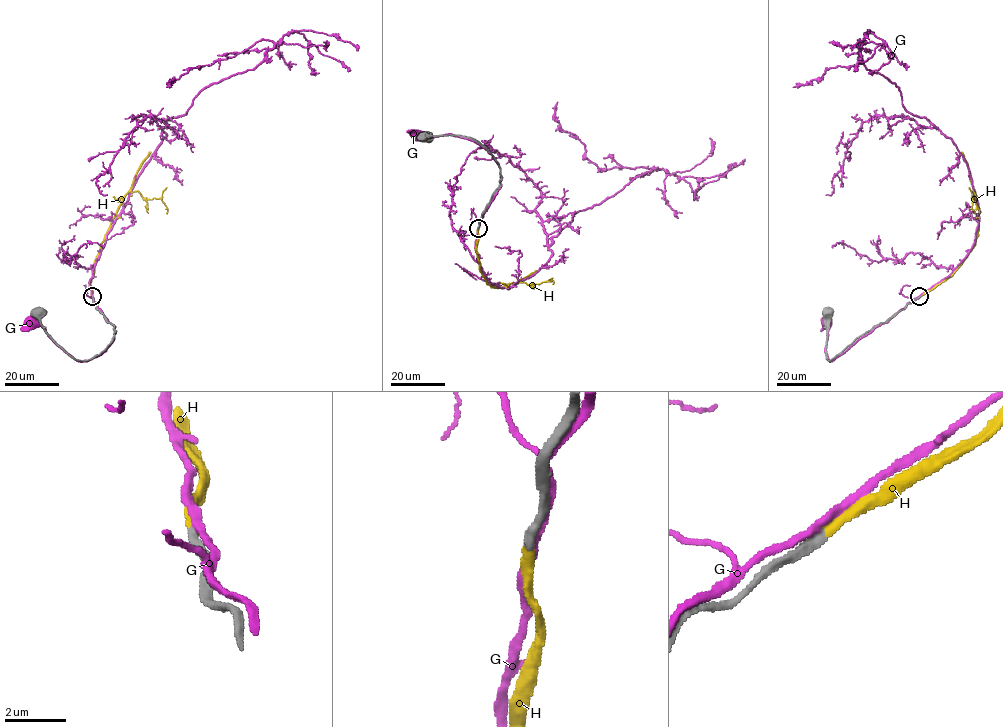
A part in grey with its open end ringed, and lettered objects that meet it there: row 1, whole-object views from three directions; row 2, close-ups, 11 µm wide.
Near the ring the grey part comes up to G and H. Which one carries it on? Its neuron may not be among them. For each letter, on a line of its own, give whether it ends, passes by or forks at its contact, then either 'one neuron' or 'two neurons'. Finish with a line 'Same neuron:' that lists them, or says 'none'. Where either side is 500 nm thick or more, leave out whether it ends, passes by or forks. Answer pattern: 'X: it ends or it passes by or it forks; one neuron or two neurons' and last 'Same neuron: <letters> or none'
G: it passes by; two neurons
H: it ends; one neuron
Same neuron: H

